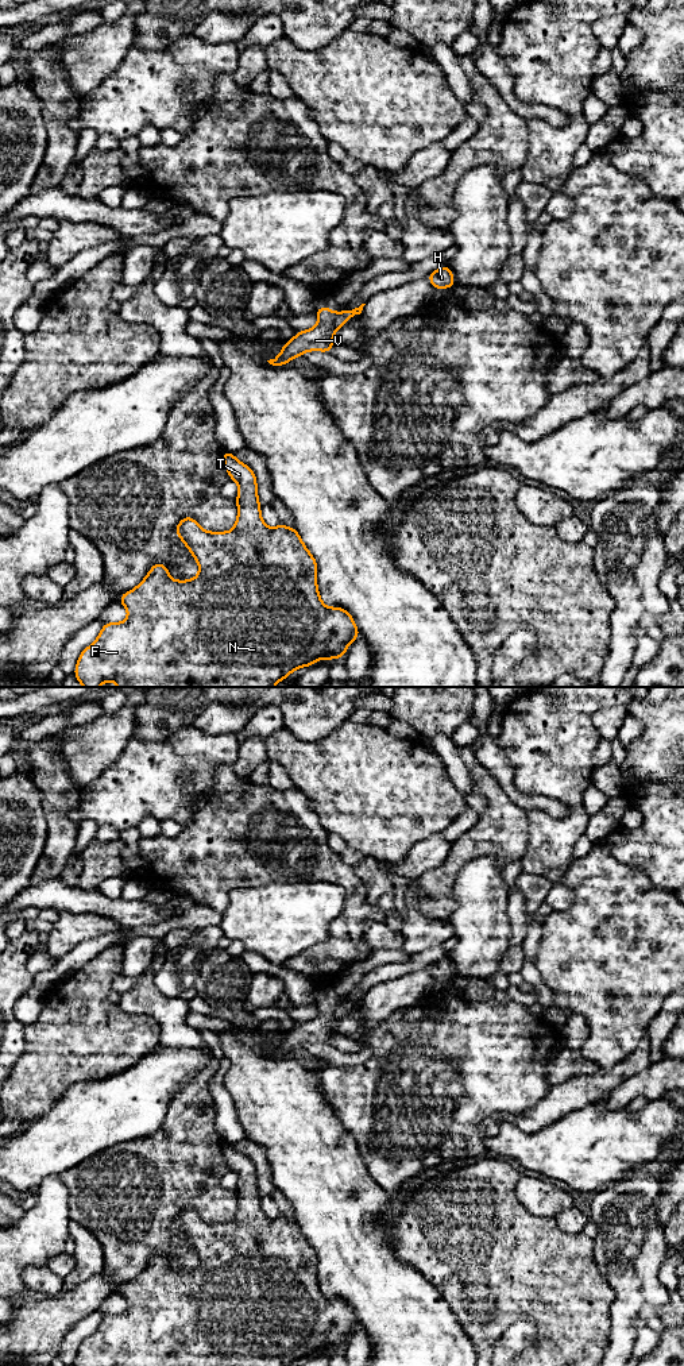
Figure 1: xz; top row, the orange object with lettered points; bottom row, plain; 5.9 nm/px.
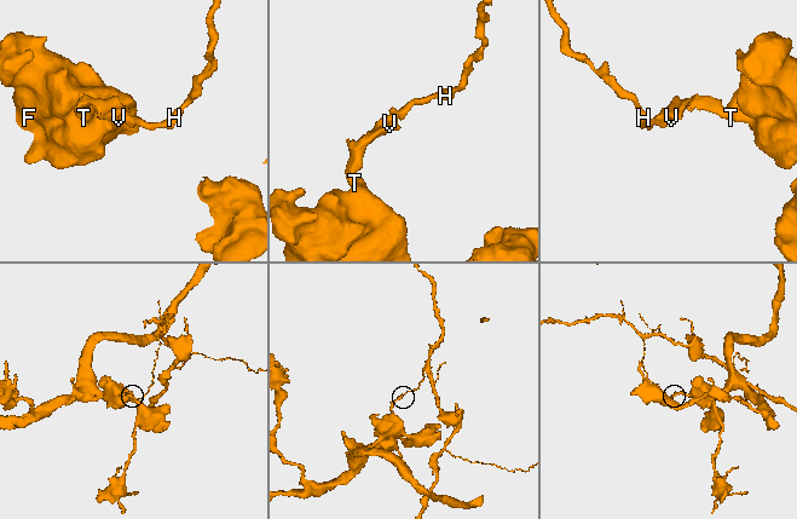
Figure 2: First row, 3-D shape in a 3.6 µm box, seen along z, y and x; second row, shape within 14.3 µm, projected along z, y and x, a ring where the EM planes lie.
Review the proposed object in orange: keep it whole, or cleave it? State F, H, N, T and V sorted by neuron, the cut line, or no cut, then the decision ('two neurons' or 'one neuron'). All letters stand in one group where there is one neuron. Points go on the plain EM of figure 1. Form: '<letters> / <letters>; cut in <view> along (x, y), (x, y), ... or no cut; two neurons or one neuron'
F N T V / H; cut in xz along (336, 1006), (335, 1021); two neurons

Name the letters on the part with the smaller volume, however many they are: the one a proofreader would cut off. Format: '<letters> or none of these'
H

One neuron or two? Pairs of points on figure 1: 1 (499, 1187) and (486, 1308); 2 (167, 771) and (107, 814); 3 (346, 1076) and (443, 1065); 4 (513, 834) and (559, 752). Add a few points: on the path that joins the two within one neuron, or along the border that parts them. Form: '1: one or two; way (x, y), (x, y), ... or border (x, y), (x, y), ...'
1: one; way (489, 1216), (489, 1278)
2: one; way (153, 779), (135, 786), (122, 799)
3: one; way (370, 1076), (416, 1075), (418, 1072)
4: two; border (525, 811), (529, 820), (529, 841), (526, 844)

